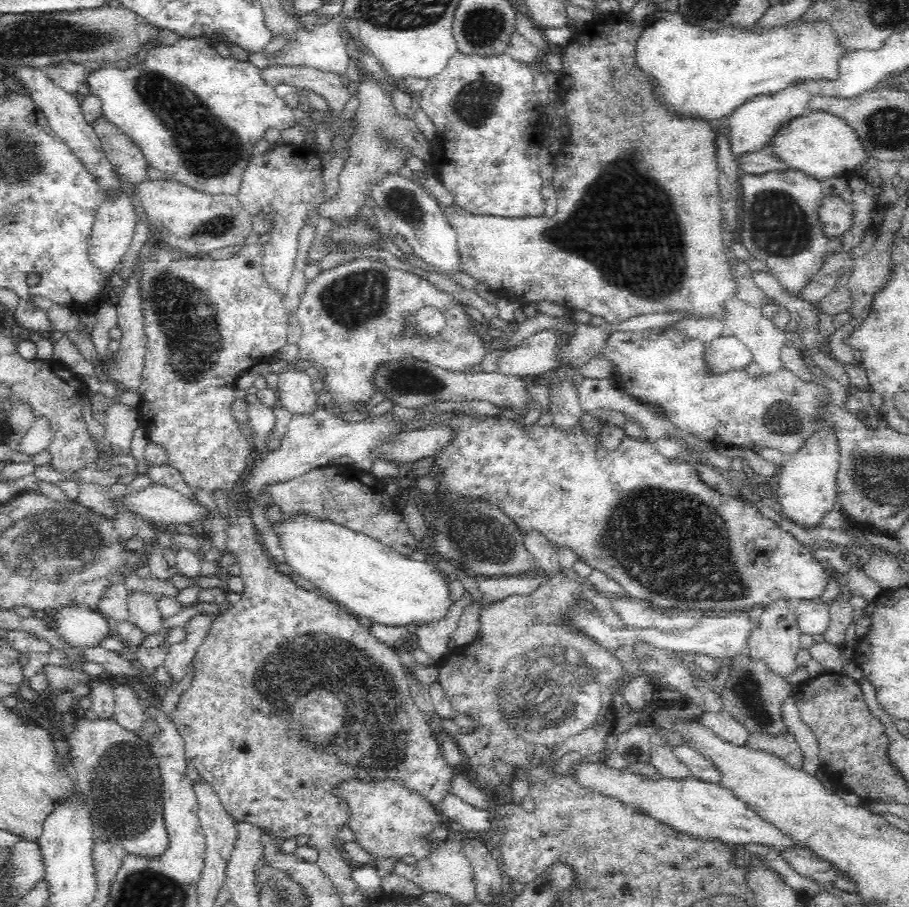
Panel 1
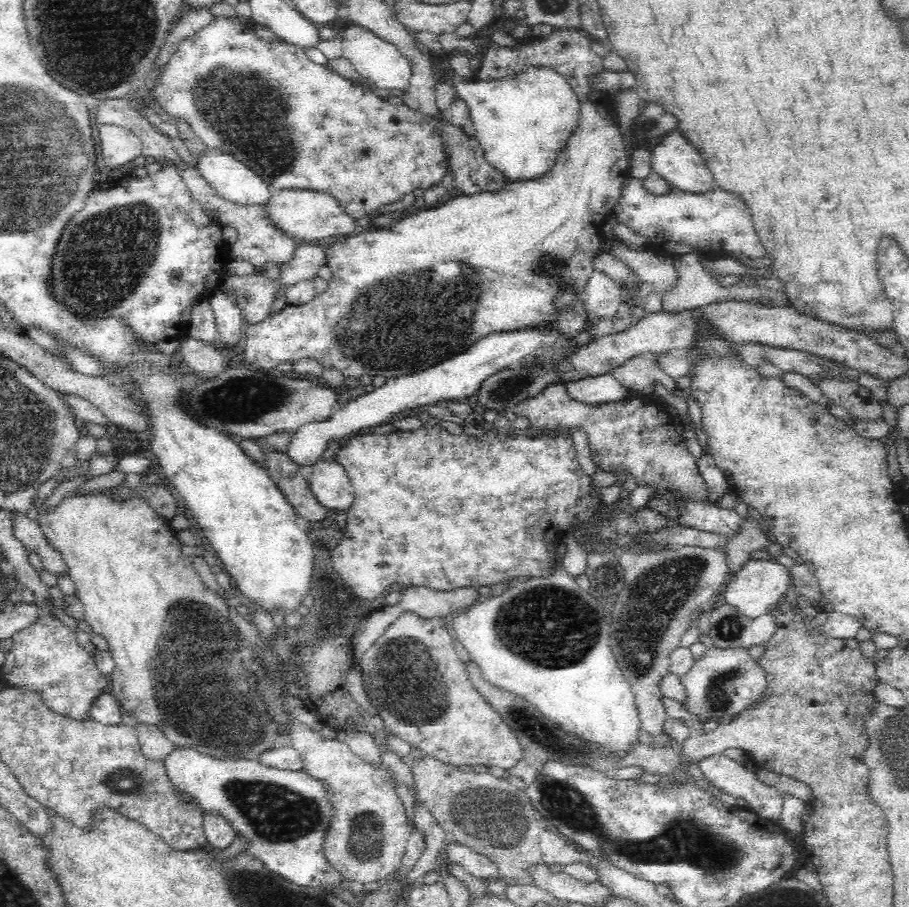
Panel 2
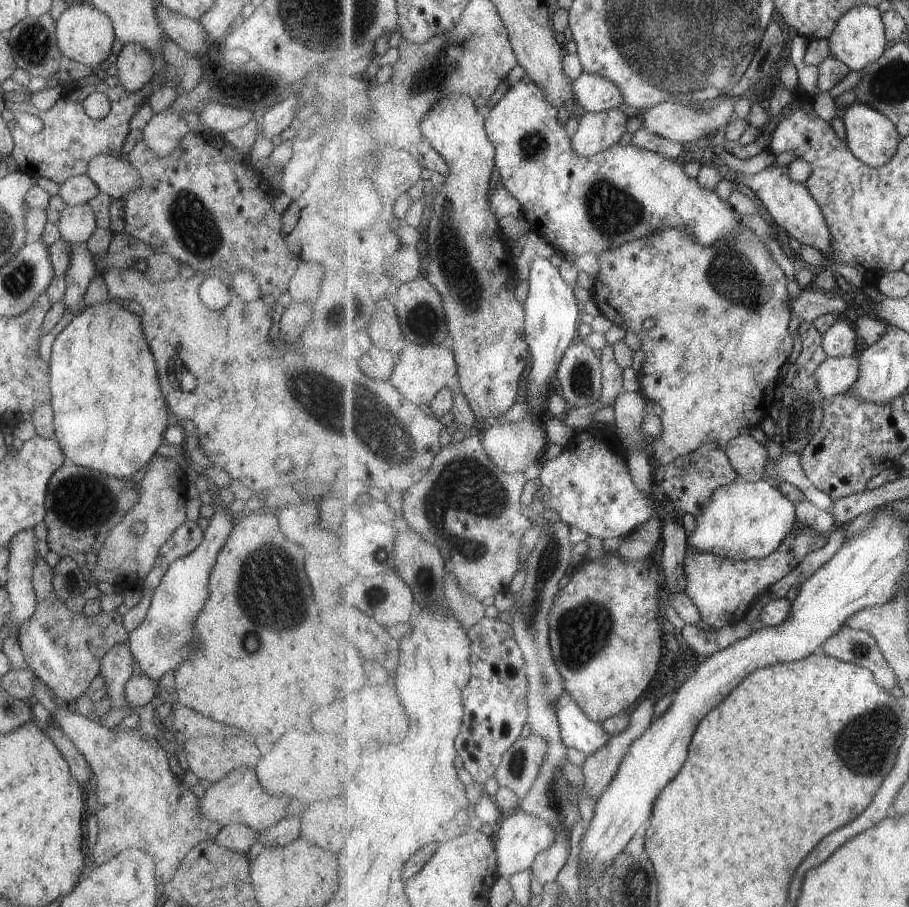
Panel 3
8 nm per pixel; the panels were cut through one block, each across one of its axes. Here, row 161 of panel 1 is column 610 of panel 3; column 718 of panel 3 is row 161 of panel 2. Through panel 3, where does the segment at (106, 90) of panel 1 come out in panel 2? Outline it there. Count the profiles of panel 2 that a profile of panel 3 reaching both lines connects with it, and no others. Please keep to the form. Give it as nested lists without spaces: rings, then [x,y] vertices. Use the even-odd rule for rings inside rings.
[[[206,148],[202,154],[191,152],[196,158],[196,168],[200,174],[218,190],[218,193],[225,199],[237,204],[247,206],[262,206],[271,196],[271,188],[258,176],[248,165],[236,159],[235,156],[220,151],[220,149]]]

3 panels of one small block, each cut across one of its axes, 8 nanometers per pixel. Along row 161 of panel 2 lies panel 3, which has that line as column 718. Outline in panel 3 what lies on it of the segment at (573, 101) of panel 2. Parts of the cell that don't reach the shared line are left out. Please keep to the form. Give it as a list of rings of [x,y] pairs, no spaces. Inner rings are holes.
[[[733,481],[713,492],[707,508],[697,517],[695,532],[688,534],[688,544],[694,550],[710,551],[721,557],[762,559],[771,556],[798,526],[796,504],[770,481]]]

